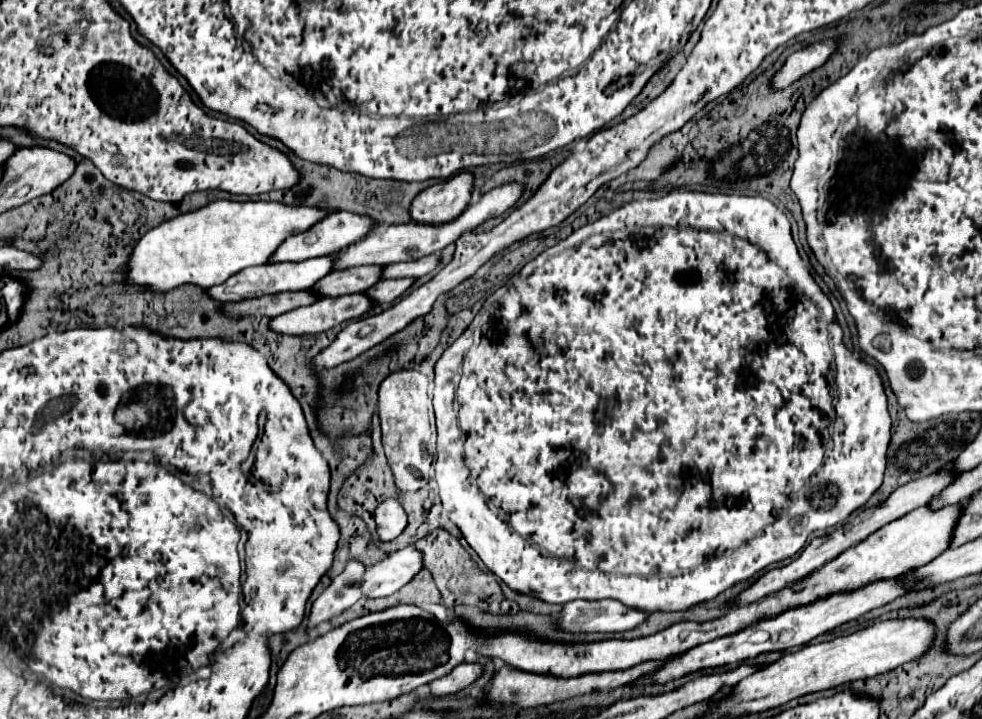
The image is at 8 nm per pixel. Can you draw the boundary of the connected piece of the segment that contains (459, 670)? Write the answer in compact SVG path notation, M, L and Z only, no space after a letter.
M461 664L461 666L455 666L453 672L449 672L447 676L443 678L437 678L433 680L429 686L431 686L431 694L441 698L441 696L453 696L461 690L465 690L467 686L475 684L479 680L479 676L483 674L483 666L481 664Z

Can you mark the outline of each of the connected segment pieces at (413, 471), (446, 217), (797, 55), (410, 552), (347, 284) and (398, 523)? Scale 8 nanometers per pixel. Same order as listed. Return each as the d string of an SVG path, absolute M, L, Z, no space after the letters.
M399 370L387 376L379 388L379 416L383 430L383 446L387 462L393 470L397 488L401 492L419 490L431 472L435 446L431 442L429 426L429 378L419 370Z
M459 172L445 182L423 190L411 204L411 218L415 222L443 224L459 216L471 202L475 188L473 172Z
M823 40L817 42L805 50L793 52L785 66L773 76L773 86L775 88L785 88L791 82L795 82L795 78L801 78L803 74L819 68L821 64L825 64L825 60L837 50L837 40Z
M409 544L389 554L385 560L367 568L361 582L363 594L367 598L391 596L393 592L403 588L409 580L413 580L421 568L423 568L423 554L421 550L415 548L415 544Z
M355 266L347 270L335 270L323 276L313 288L323 296L345 296L369 290L383 276L381 266Z
M387 500L377 506L375 522L377 522L379 540L385 542L385 540L397 538L403 532L403 528L407 526L407 516L405 516L403 508L399 506L399 502Z

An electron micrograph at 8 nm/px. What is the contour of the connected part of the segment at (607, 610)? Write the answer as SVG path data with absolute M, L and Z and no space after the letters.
M607 598L567 602L557 622L569 632L625 632L637 628L647 618L647 612Z

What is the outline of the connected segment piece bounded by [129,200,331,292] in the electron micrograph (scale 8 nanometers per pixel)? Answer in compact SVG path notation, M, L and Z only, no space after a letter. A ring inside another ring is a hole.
M217 200L211 202L199 210L179 214L171 220L161 222L157 228L149 230L135 246L131 258L129 258L129 282L151 286L157 292L167 292L171 288L177 288L179 284L197 284L203 288L211 288L217 284L223 284L231 274L237 274L239 270L255 264L267 264L271 260L271 254L289 238L295 234L301 234L315 226L315 222L327 218L331 210L315 210L315 206L289 206L283 202L269 202L269 200L257 200L257 202L231 202L231 200Z

